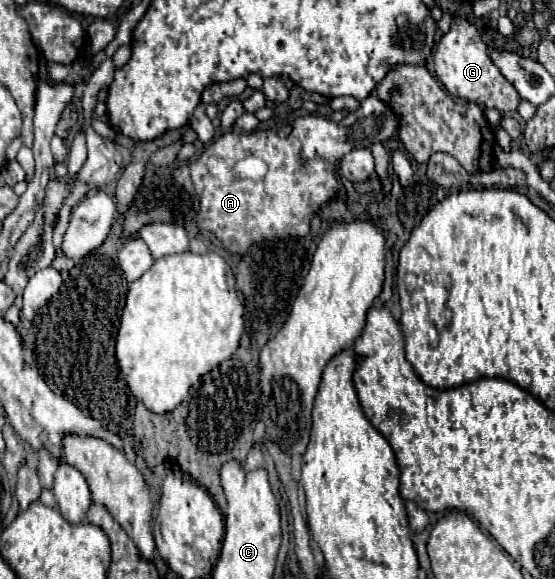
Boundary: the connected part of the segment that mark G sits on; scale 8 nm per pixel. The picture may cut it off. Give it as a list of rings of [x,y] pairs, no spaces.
[[[465,19],[453,21],[449,33],[441,37],[433,59],[435,59],[435,75],[445,85],[449,95],[465,99],[465,101],[473,101],[483,111],[485,109],[499,109],[501,113],[517,111],[517,105],[521,99],[519,93],[493,65],[487,45],[481,41],[477,29],[469,21]]]

